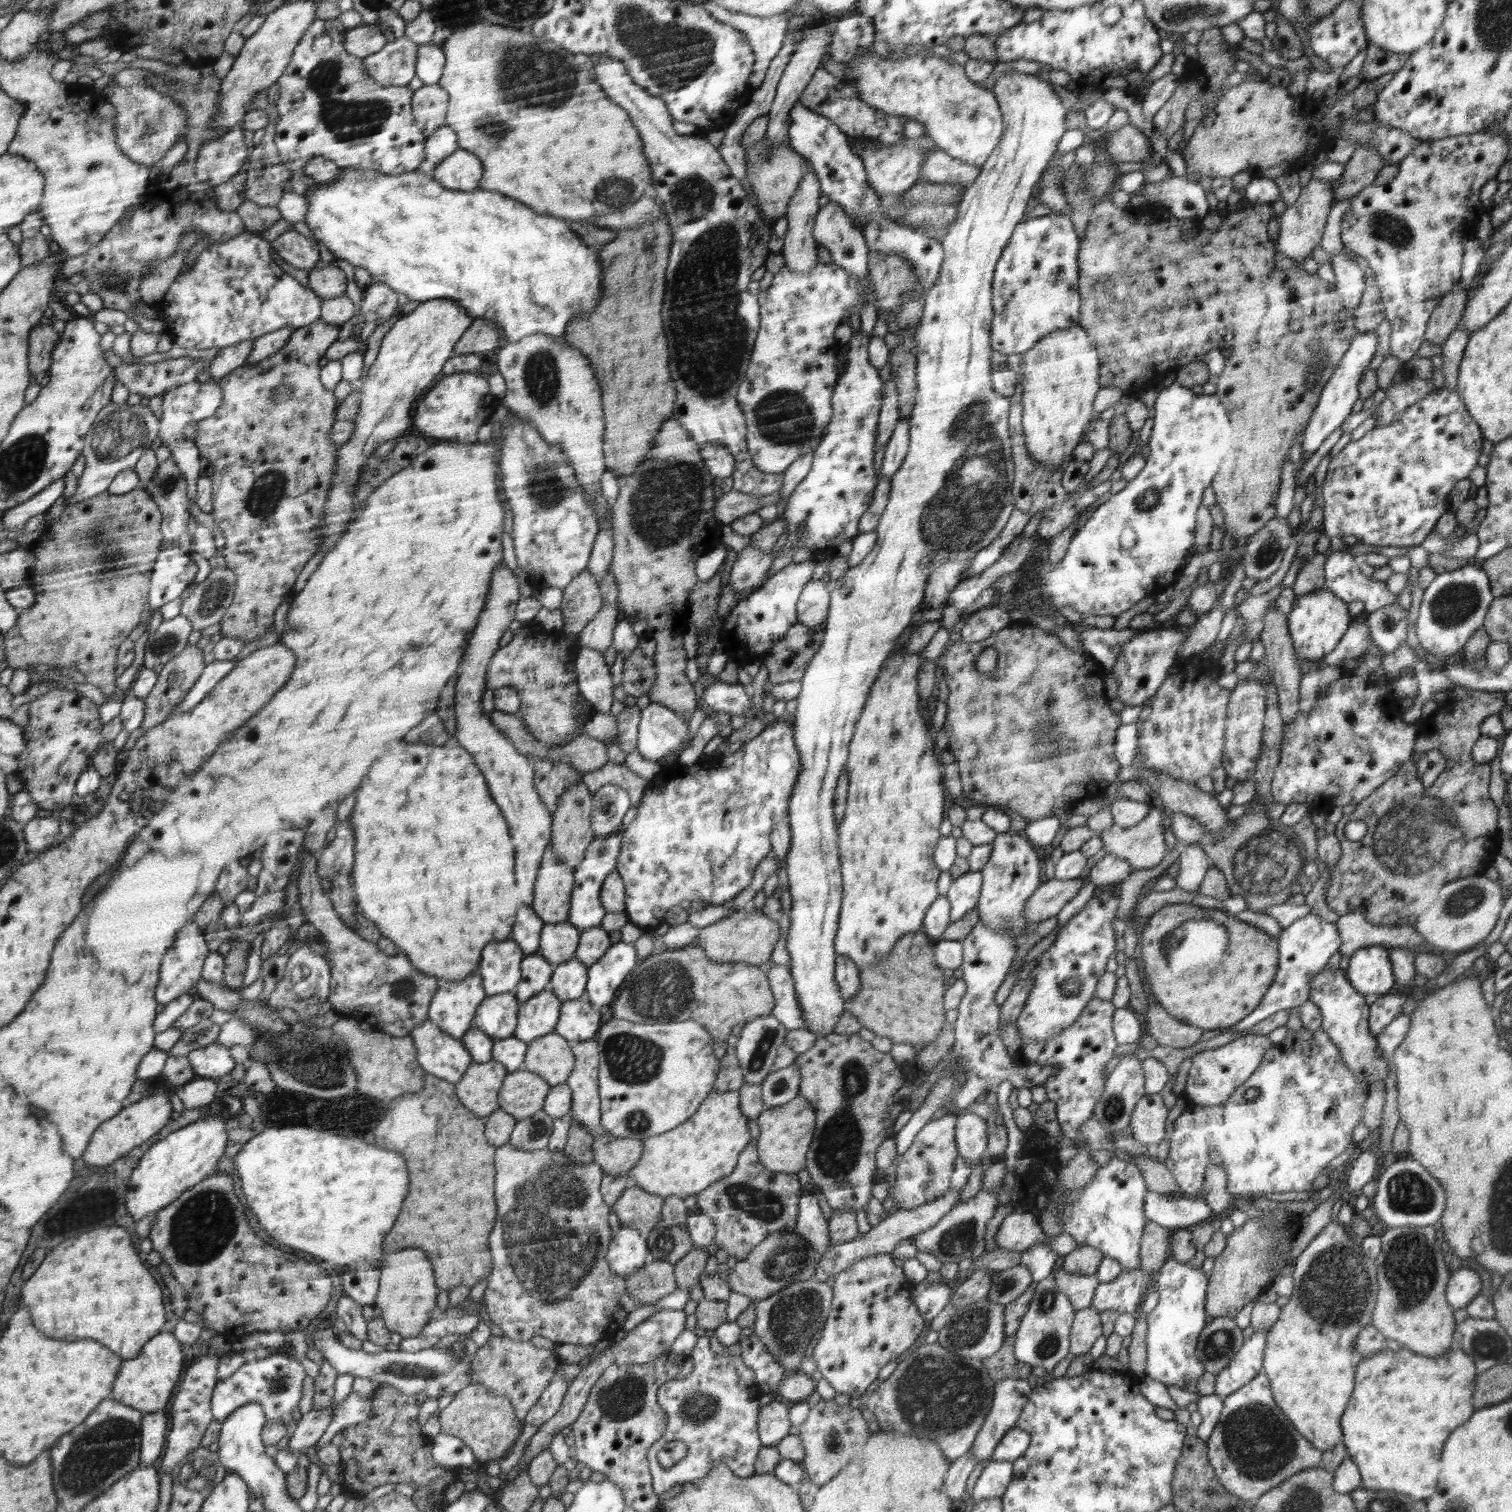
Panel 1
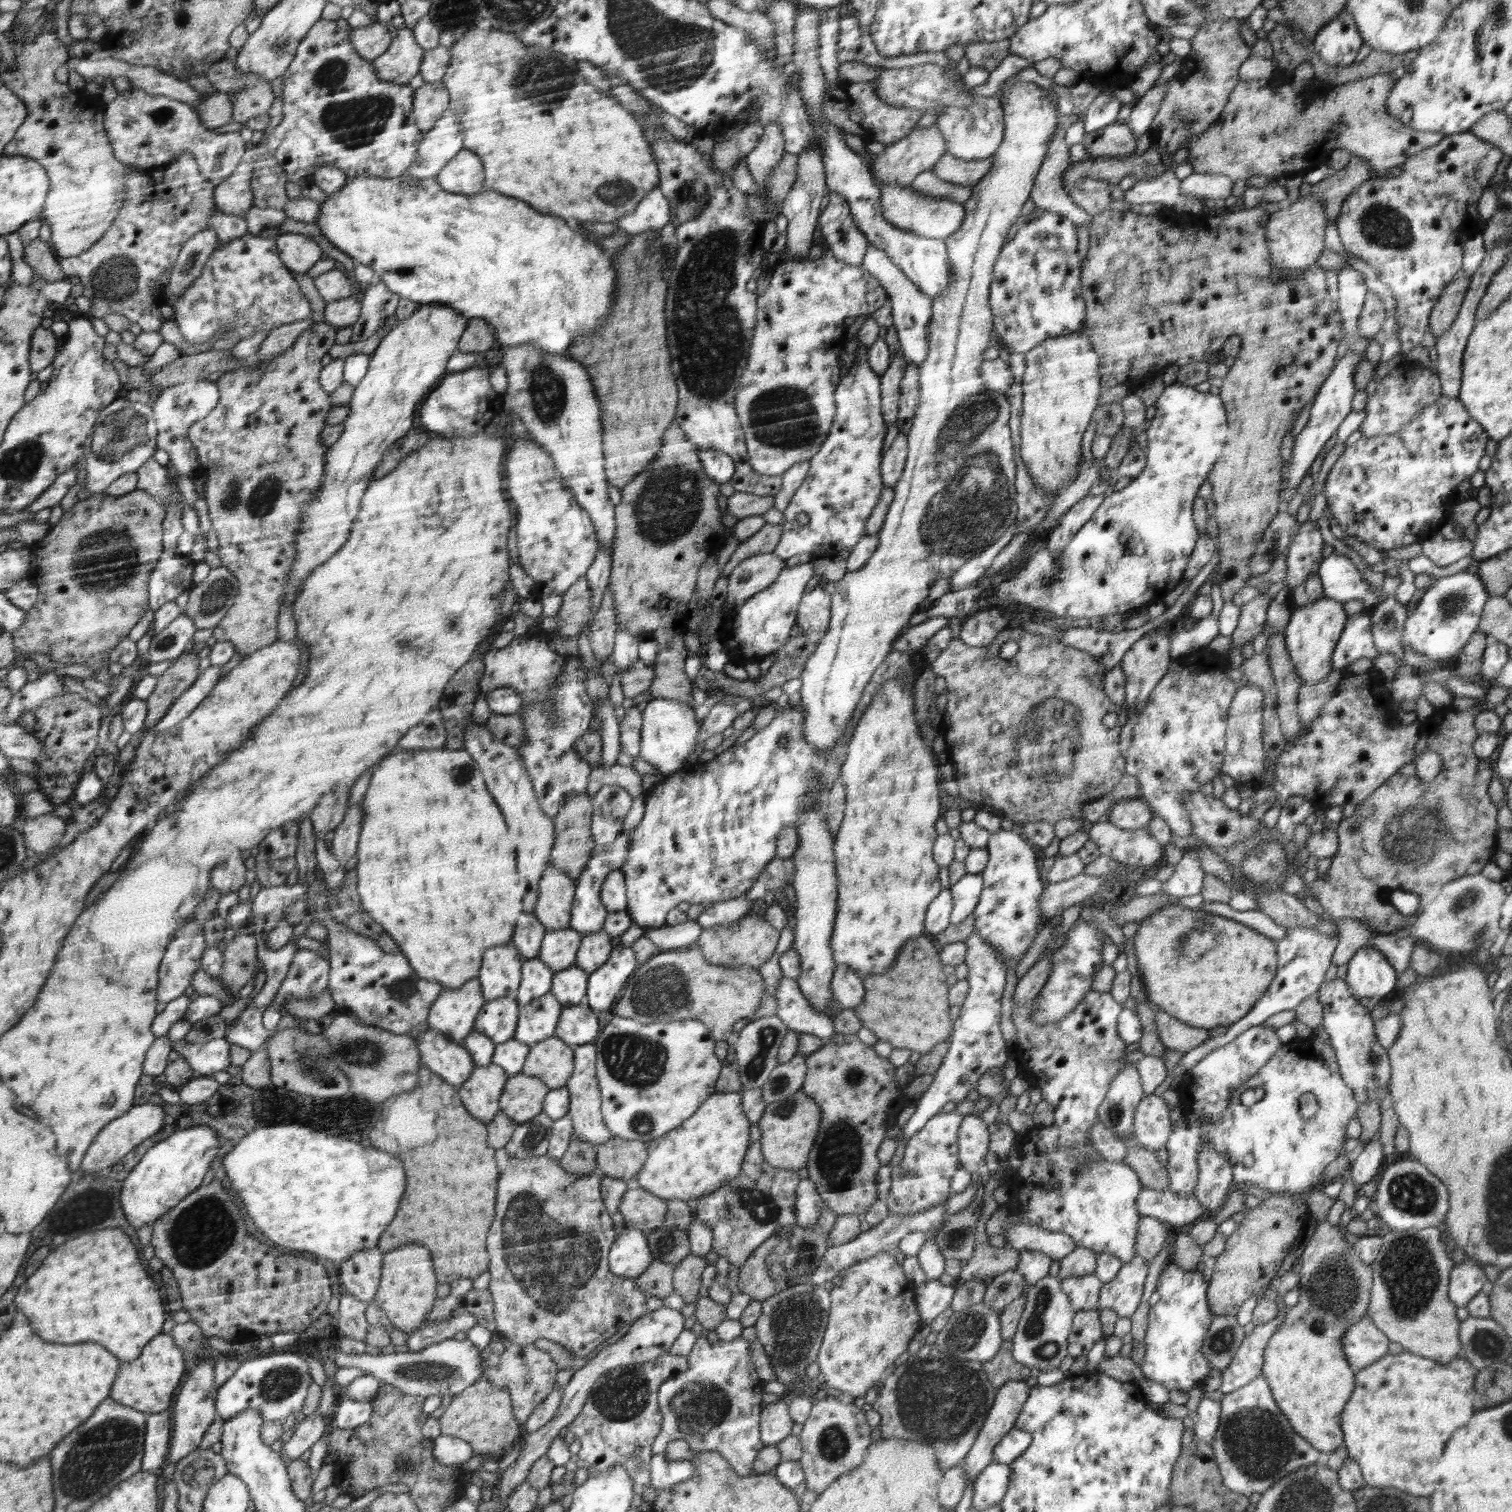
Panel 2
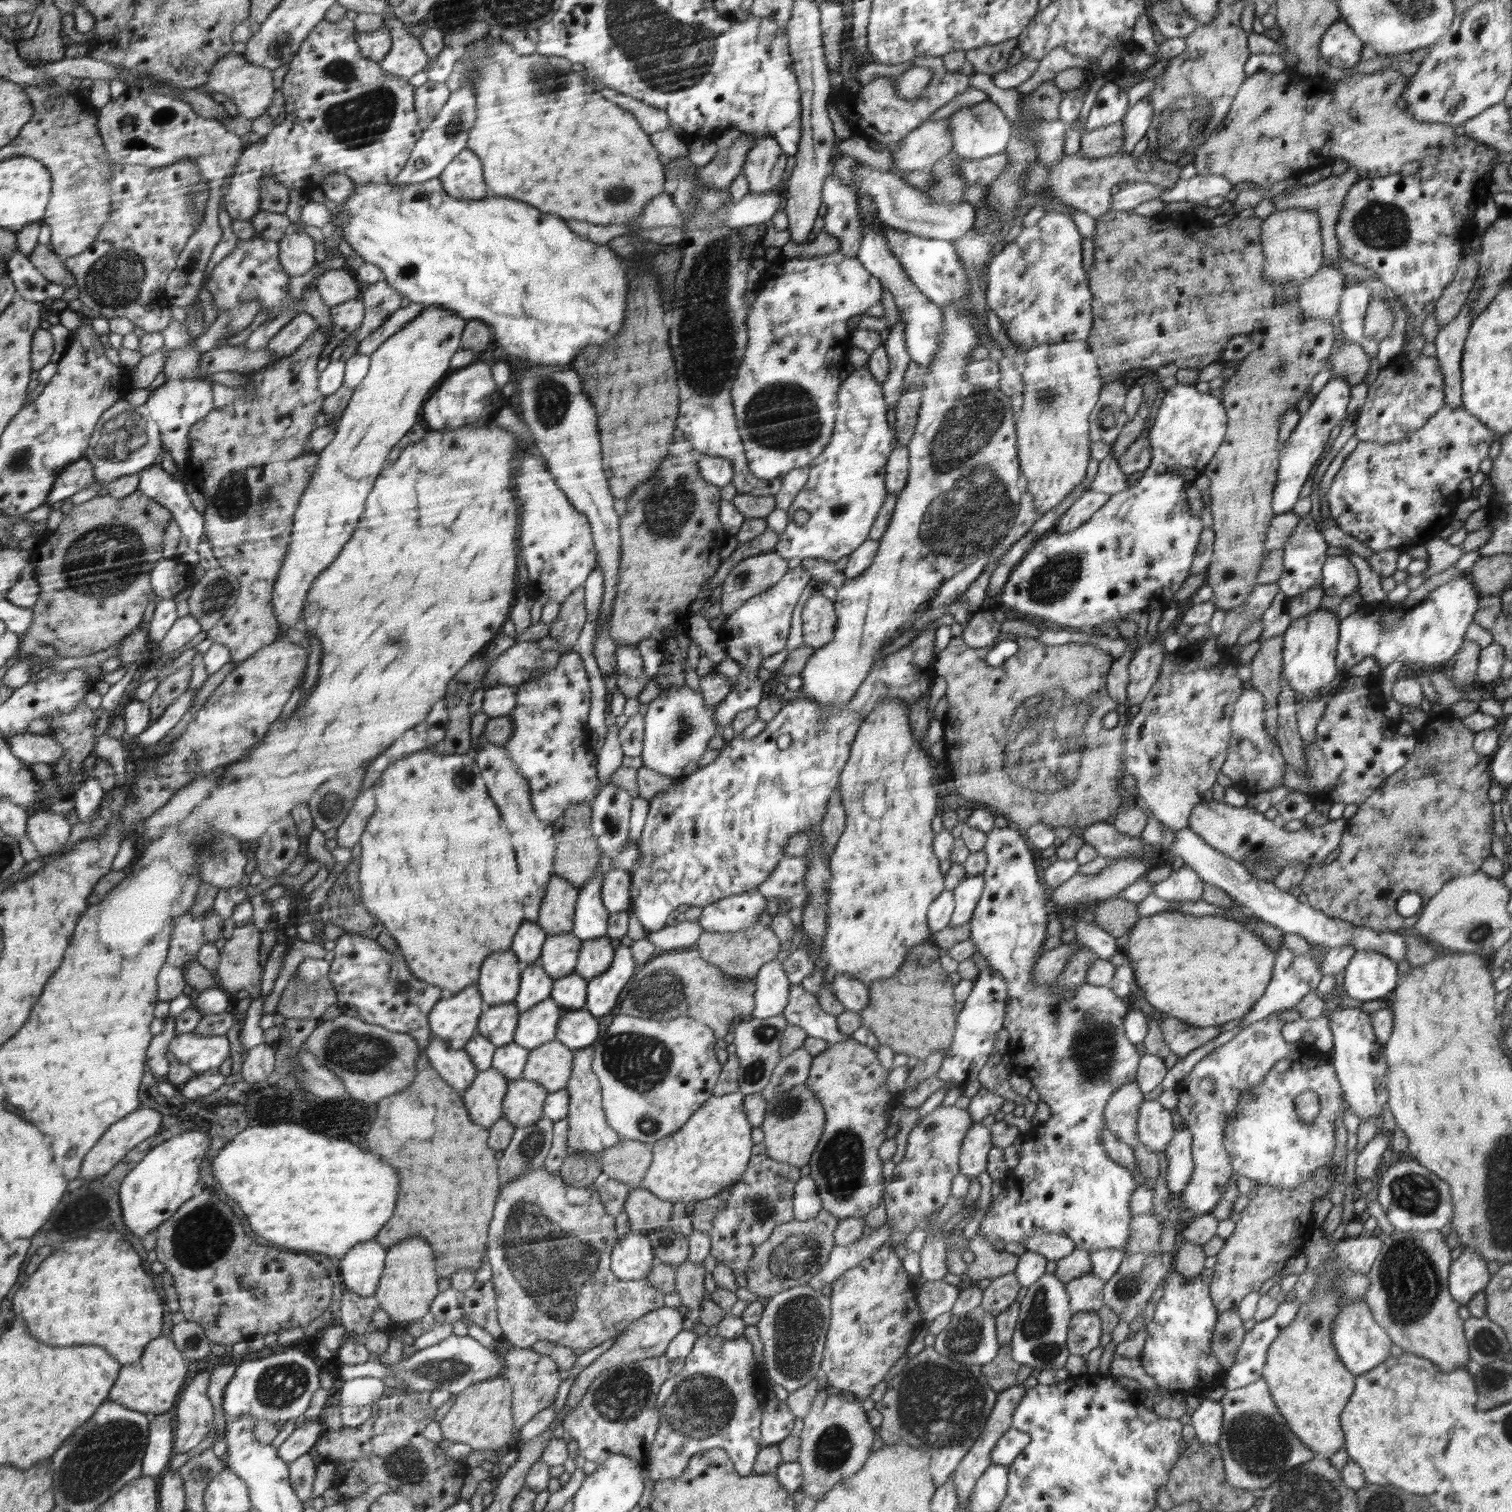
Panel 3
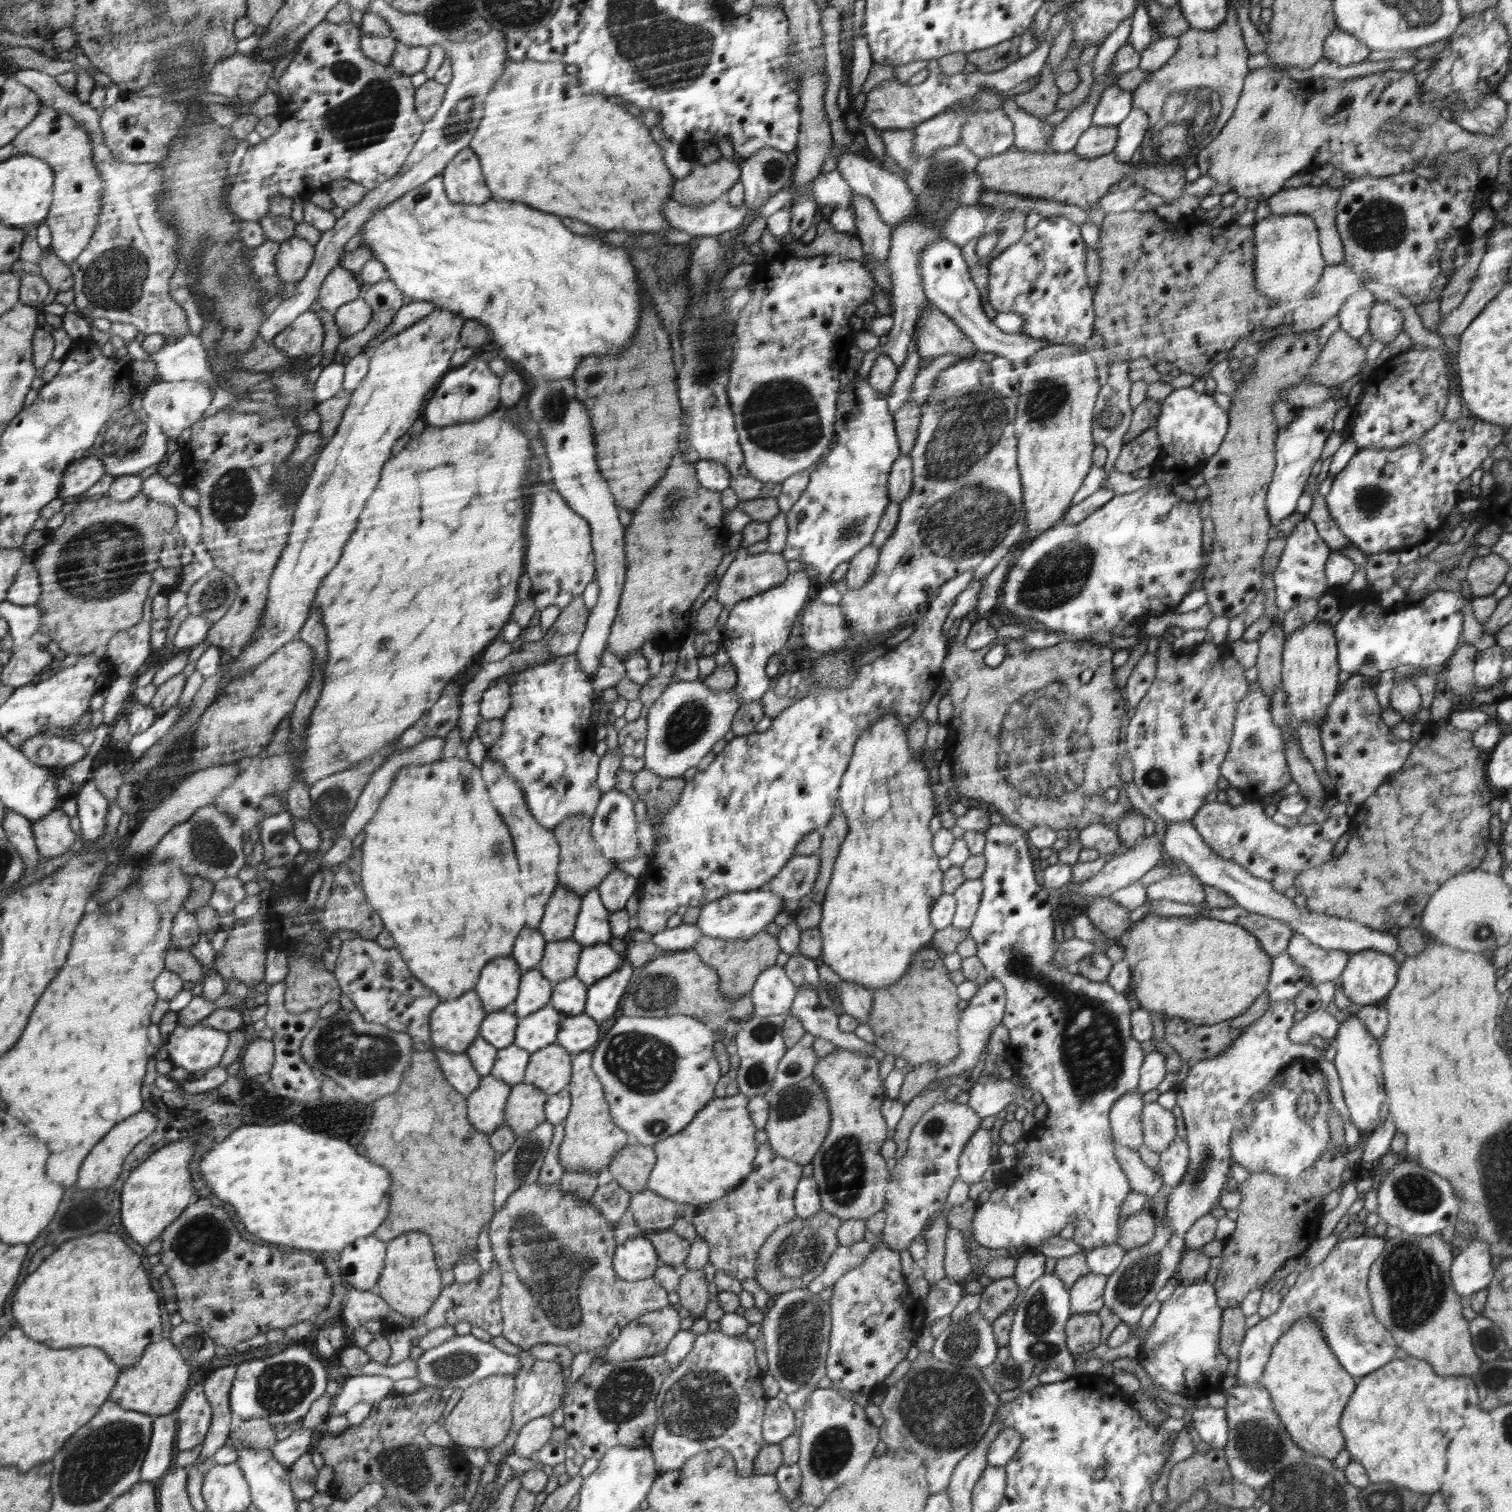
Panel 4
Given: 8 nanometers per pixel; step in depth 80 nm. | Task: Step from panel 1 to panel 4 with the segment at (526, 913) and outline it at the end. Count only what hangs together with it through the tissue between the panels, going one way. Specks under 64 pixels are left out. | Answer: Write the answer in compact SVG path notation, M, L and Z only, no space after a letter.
M524 927L516 937L511 957L526 971L538 968L546 946L538 929Z

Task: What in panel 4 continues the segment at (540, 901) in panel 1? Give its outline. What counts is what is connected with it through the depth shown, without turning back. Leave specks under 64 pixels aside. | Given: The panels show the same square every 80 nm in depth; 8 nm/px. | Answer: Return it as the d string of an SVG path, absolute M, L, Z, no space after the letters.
M562 884L554 887L554 892L544 907L541 924L537 928L546 942L572 938L581 907L581 897L581 894Z

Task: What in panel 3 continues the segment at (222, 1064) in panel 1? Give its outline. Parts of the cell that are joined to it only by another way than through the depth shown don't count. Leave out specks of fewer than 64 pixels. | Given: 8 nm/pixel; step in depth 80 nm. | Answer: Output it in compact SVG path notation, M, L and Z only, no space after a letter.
M195 1032L177 1034L169 1044L169 1051L186 1063L196 1075L215 1068L228 1058L228 1038L224 1036L199 1036Z

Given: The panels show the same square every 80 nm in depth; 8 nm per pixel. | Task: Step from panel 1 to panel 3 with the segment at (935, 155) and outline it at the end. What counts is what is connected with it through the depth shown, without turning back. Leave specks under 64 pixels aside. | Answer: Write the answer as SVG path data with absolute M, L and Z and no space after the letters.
M1002 151L997 155L986 156L984 159L963 158L957 167L959 175L966 181L966 184L978 182L988 186L1008 165L1009 160L1005 151Z

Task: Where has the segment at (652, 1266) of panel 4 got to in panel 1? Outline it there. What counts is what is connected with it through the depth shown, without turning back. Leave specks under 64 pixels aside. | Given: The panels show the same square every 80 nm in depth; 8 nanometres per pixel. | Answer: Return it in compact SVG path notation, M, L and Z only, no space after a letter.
M622 1227L614 1234L613 1240L610 1240L609 1268L615 1273L632 1275L644 1267L649 1248L646 1248L646 1240L638 1232L634 1228Z

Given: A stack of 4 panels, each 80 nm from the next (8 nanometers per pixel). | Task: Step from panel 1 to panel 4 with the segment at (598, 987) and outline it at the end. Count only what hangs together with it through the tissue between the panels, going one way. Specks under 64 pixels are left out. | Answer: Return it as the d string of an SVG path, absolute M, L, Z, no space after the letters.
M628 961L612 975L608 975L598 983L588 986L588 1002L585 1013L602 1023L610 1018L620 1004L620 996L624 994L632 978L632 964Z

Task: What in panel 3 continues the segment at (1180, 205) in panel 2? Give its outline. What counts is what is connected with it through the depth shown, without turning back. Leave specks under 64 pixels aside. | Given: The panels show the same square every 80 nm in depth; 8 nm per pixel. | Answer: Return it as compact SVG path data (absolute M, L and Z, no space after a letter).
M1148 182L1128 183L1110 199L1110 212L1133 211L1139 204L1158 199L1165 188Z

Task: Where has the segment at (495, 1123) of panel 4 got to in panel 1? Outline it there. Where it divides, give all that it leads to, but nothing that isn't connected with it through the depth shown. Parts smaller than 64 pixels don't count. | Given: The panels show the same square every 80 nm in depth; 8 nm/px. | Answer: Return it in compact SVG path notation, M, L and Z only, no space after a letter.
M500 1061L473 1063L456 1084L456 1093L466 1108L478 1116L492 1115L500 1108L499 1097L508 1069Z

